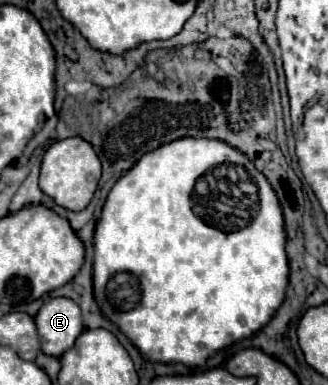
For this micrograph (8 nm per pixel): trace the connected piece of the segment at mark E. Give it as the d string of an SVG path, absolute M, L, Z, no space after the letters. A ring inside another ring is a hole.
M53 297L45 301L35 315L41 351L53 357L63 355L83 331L81 309L67 297Z

